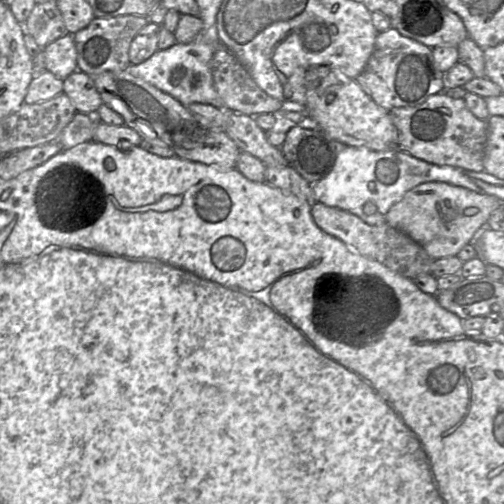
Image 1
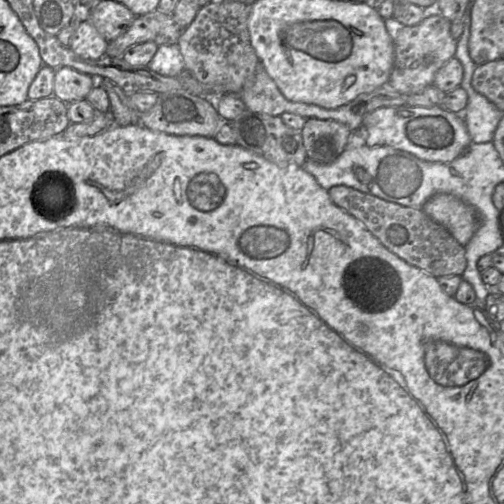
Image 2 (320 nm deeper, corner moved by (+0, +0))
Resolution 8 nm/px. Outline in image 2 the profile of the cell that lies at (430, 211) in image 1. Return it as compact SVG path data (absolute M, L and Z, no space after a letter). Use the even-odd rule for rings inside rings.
M436 194L422 210L444 226L462 246L466 246L481 226L481 215L471 205L450 194Z

